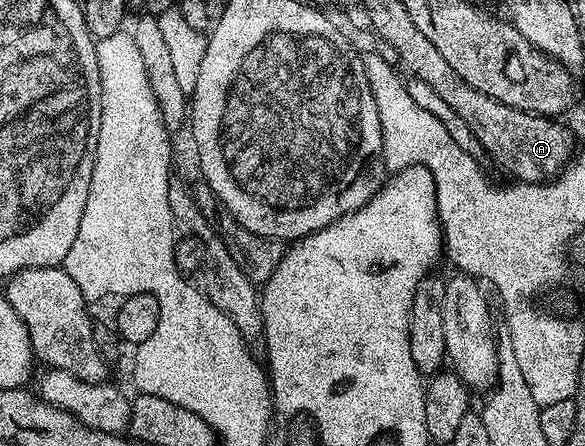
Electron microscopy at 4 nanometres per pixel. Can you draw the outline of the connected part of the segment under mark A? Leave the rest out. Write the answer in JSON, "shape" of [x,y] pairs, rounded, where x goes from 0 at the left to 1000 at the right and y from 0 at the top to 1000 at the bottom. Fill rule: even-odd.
{"shape":[[[762,135],[692,137],[685,150],[704,175],[732,186],[795,269],[831,350],[846,357],[851,377],[867,381],[875,399],[892,410],[926,413],[957,390],[973,343],[973,307],[954,269],[851,231],[795,186]]]}

